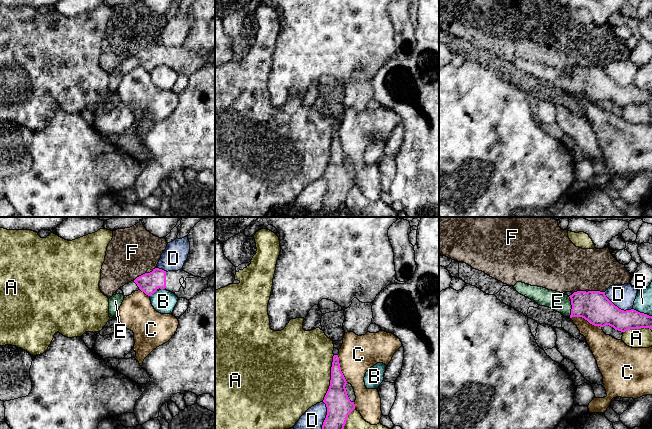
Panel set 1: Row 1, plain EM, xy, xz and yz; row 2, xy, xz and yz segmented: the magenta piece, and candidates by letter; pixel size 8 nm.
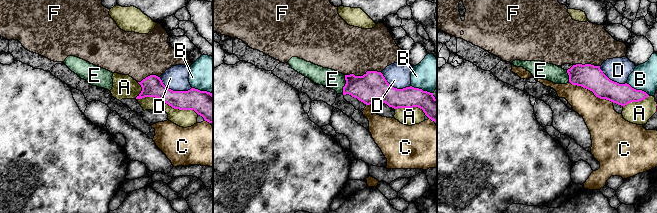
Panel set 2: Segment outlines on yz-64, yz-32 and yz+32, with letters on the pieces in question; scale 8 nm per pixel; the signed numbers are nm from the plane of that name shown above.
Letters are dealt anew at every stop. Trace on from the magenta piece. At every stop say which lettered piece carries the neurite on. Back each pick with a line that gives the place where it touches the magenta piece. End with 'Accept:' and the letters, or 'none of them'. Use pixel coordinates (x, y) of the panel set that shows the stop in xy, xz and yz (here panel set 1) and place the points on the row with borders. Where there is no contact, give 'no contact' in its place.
E: yz (572, 307)
Accept: E

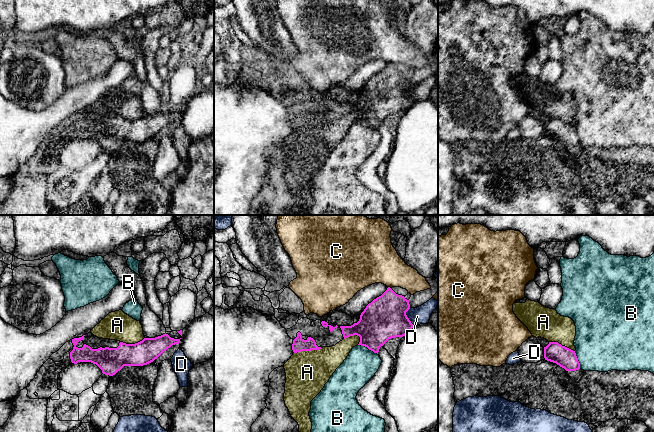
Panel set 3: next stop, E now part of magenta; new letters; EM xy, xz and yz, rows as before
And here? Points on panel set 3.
Accept: none of them

